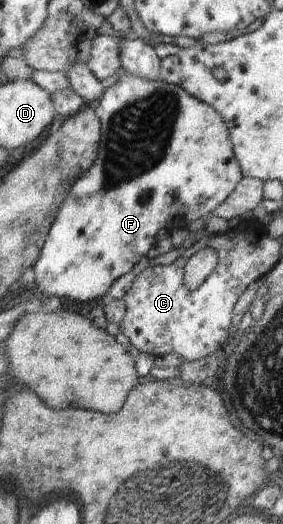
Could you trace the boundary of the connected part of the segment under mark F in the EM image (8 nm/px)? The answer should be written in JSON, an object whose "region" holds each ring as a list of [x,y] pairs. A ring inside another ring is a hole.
{"region":[[[122,71],[117,81],[105,88],[99,106],[102,135],[97,158],[89,170],[73,183],[33,266],[35,285],[47,298],[55,295],[83,304],[106,298],[118,278],[127,274],[145,256],[154,253],[159,230],[166,228],[173,232],[187,228],[197,218],[205,218],[243,178],[221,115],[181,86],[160,78],[145,80]]]}

